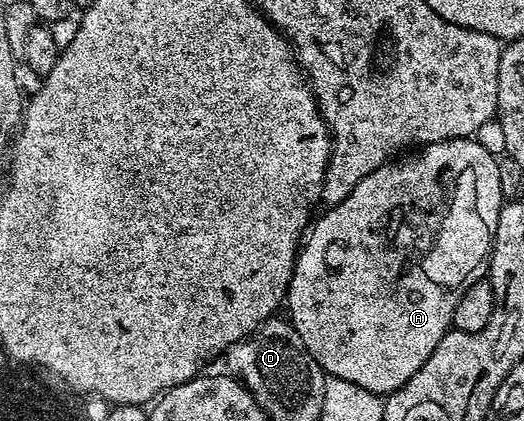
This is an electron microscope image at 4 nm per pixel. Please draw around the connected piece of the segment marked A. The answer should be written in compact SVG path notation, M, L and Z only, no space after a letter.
M468 137L424 143L410 153L392 158L377 169L373 169L369 177L361 177L361 181L353 185L353 193L349 193L345 201L330 204L326 208L327 212L310 224L297 252L295 268L291 271L291 284L287 286L285 307L291 310L289 322L301 337L301 341L305 341L305 349L313 353L313 357L322 365L328 376L341 377L341 381L353 381L353 385L361 385L361 389L369 389L384 397L401 389L401 385L405 385L405 381L409 381L413 373L417 373L417 369L421 369L421 365L429 361L441 337L445 337L447 332L452 330L453 309L457 309L461 293L469 289L473 281L488 274L499 211L503 208L505 200L501 193L499 159L491 156L481 144L474 143L475 141L474 138Z

